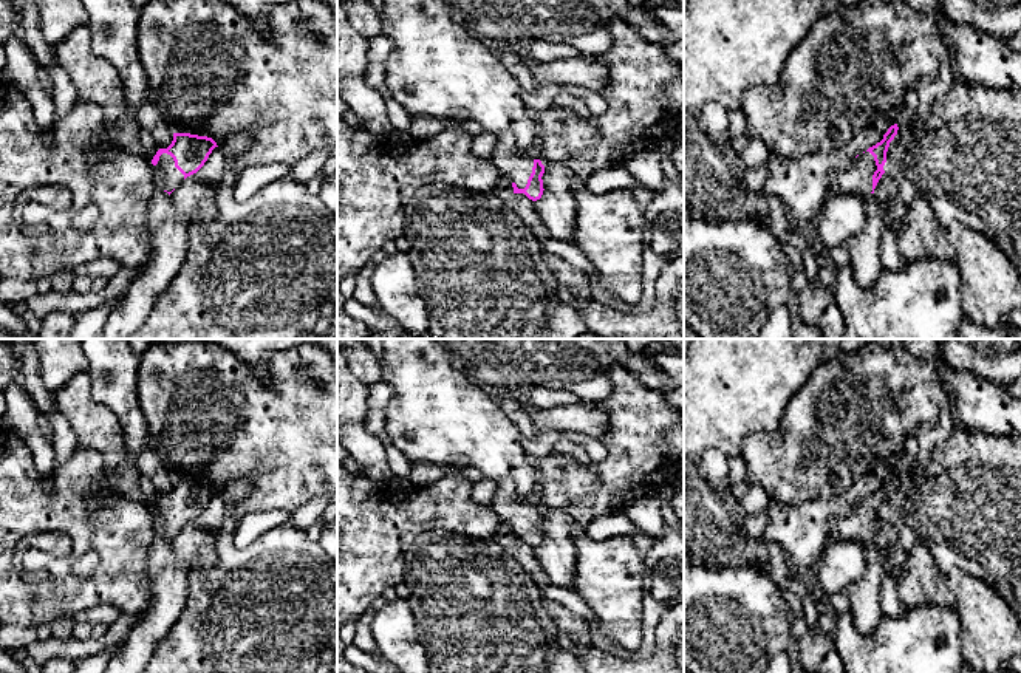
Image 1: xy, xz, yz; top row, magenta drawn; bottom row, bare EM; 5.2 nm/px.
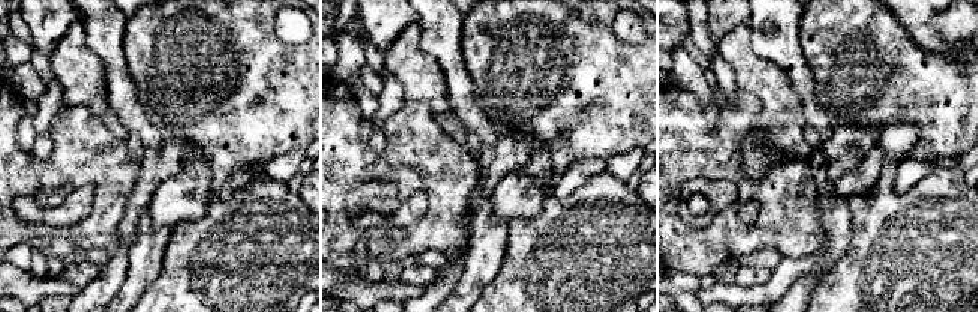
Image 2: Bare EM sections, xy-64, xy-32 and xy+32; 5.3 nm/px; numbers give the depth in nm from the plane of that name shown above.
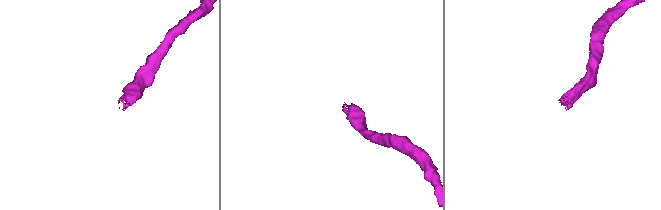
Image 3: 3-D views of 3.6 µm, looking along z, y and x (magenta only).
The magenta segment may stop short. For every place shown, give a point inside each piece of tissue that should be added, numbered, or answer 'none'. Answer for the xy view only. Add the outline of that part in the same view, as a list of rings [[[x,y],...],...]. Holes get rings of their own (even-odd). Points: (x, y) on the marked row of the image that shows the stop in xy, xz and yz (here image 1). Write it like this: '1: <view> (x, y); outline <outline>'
1: xy (174, 177); outline [[[162,153],[156,164],[166,175],[166,190],[172,192],[183,179],[184,175],[175,167],[175,161],[170,155]]]

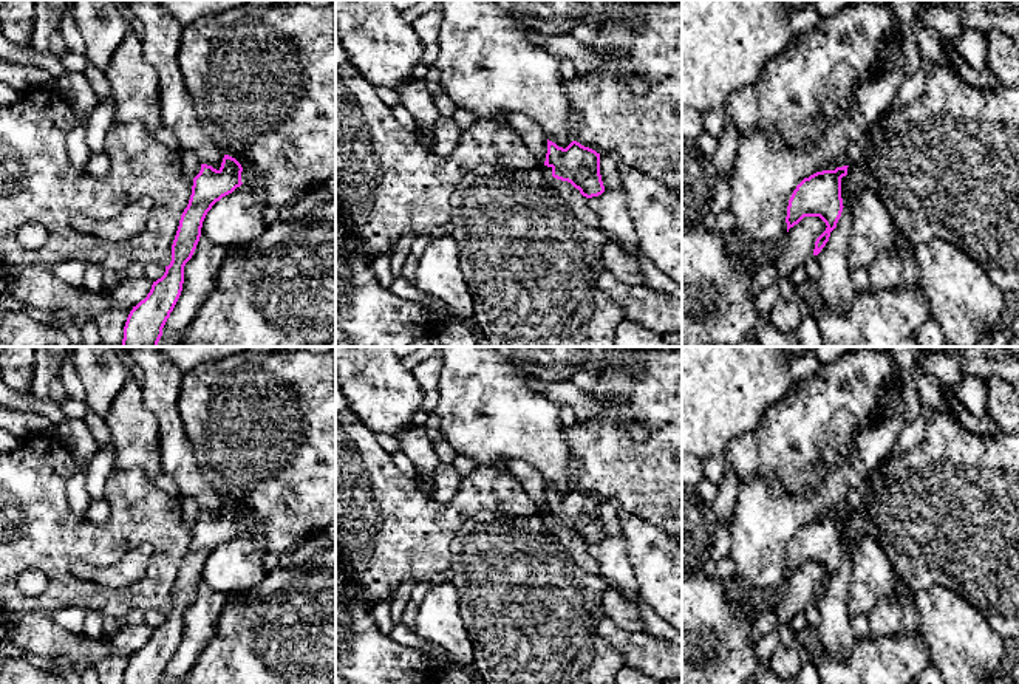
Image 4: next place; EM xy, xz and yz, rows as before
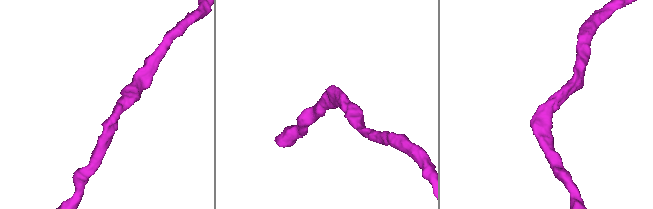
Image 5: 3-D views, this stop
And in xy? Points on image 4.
none

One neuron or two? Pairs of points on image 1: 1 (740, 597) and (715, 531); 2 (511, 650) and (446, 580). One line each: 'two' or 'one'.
1: two
2: one

